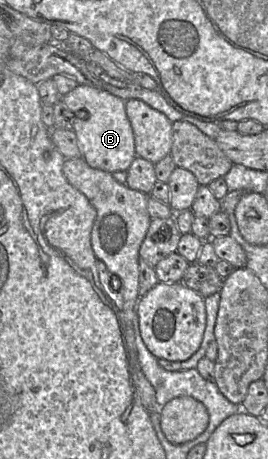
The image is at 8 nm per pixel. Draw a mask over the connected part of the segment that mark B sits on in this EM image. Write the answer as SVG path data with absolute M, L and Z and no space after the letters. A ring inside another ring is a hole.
M77 85L62 97L63 103L73 114L72 130L79 144L81 157L96 169L113 173L127 171L136 157L134 133L125 110L125 100L104 89ZM85 110L87 117L80 119L77 112Z

